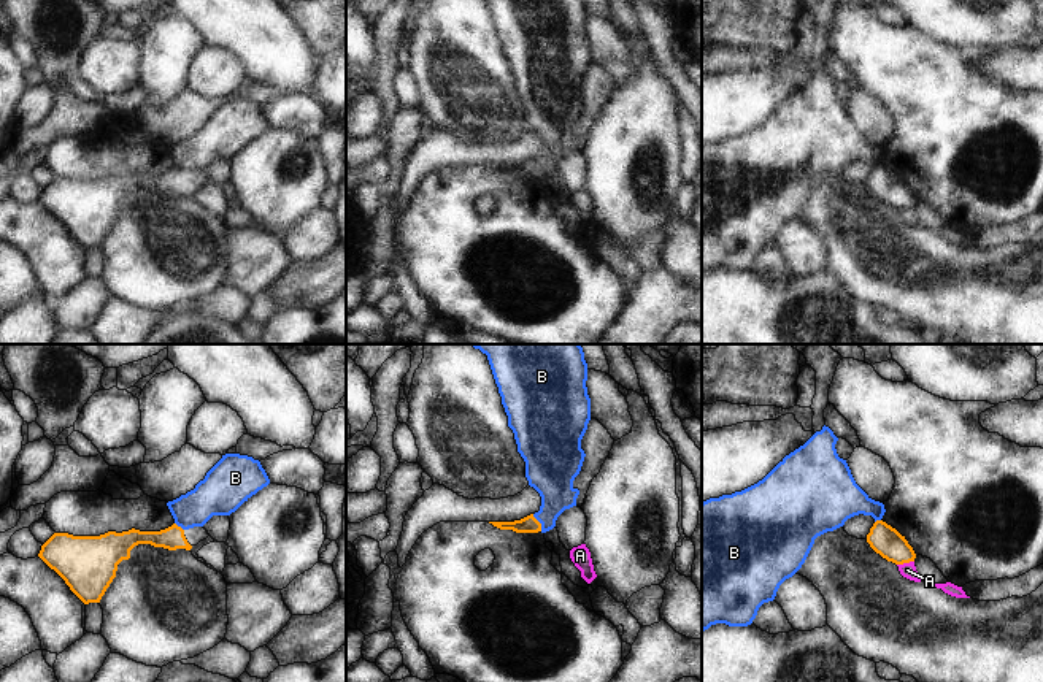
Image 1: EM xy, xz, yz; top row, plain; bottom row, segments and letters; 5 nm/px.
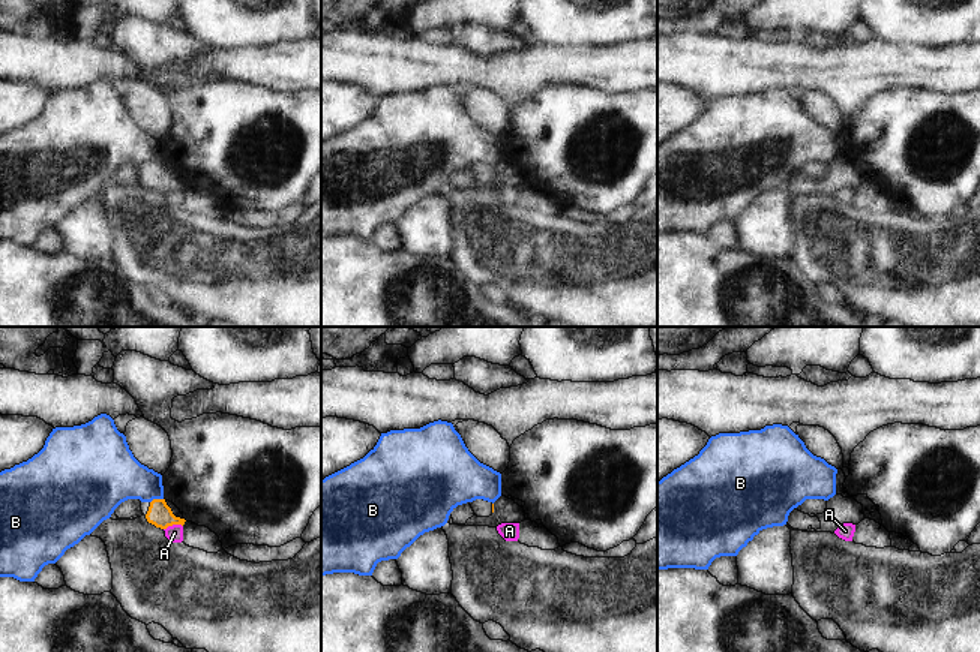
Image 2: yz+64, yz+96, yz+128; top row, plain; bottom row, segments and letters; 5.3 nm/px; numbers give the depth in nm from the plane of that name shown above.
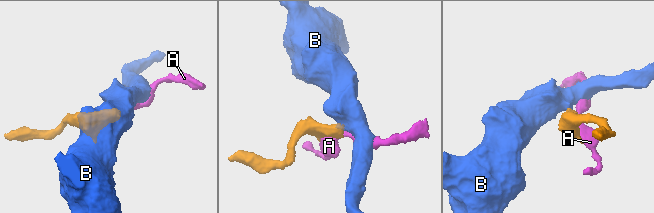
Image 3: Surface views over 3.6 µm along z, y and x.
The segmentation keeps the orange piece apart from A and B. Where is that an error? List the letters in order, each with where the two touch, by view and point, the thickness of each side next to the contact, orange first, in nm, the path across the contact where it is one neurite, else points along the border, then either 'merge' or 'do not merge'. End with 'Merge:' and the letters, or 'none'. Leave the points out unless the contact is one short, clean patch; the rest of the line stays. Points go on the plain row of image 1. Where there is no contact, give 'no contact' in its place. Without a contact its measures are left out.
A: meets orange in yz at (905, 206); 150 nm thick on the orange side, 80 nm on the other; do not merge
B: meets orange in xz at (538, 167); 90 nm thick on the orange side, 220 nm on the other; border along xz (532, 159), (542, 175); do not merge
Merge: none

